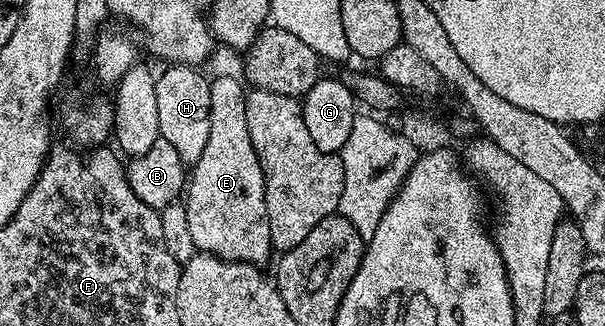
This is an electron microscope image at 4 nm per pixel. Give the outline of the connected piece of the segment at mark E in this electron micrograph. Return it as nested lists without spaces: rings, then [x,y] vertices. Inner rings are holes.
[[[220,76],[210,83],[210,138],[202,158],[191,165],[190,179],[186,184],[186,218],[190,221],[190,234],[194,238],[197,253],[209,252],[223,260],[242,260],[246,264],[264,266],[274,256],[270,238],[270,222],[266,214],[266,194],[264,193],[264,175],[254,154],[250,142],[250,130],[246,130],[246,84],[243,79],[232,76]]]

